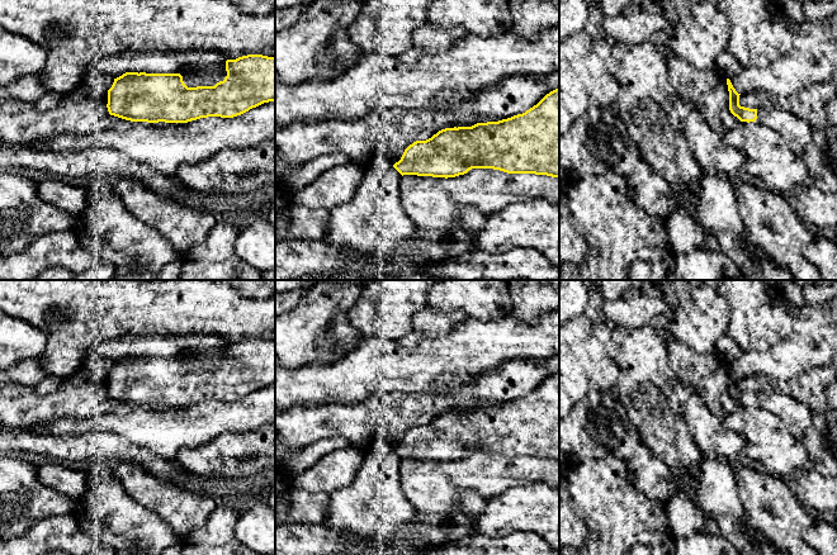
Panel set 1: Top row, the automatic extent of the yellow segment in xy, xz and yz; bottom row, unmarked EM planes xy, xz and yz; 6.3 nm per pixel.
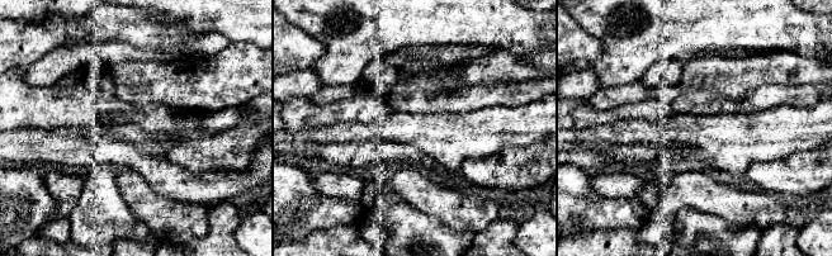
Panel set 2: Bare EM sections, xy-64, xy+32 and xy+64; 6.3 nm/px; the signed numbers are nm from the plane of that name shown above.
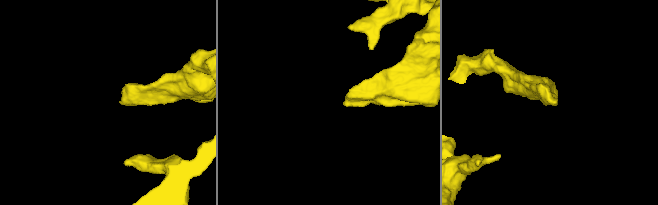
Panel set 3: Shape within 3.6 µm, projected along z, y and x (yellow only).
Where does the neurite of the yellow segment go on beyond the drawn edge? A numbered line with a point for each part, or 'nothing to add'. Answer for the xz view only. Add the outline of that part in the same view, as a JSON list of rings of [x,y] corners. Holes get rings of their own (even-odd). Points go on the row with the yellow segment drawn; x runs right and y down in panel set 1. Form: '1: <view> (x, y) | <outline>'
nothing to add

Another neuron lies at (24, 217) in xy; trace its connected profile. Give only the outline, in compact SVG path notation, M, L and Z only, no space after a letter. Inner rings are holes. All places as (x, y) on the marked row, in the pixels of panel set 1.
M0 171L0 256L23 252L38 237L74 231L79 218L42 200L38 182Z

